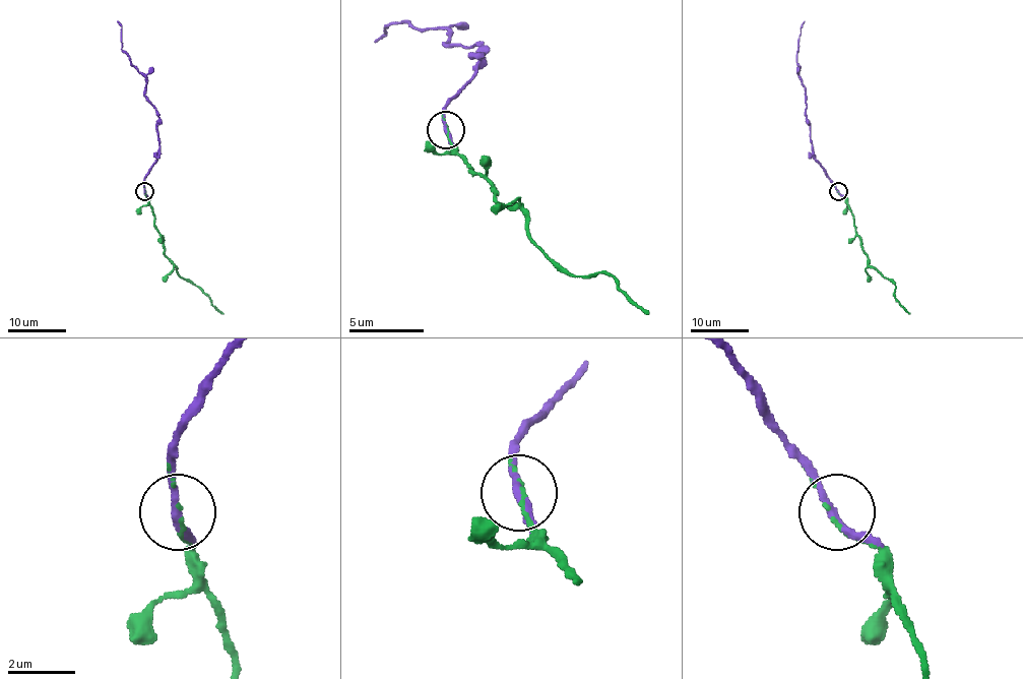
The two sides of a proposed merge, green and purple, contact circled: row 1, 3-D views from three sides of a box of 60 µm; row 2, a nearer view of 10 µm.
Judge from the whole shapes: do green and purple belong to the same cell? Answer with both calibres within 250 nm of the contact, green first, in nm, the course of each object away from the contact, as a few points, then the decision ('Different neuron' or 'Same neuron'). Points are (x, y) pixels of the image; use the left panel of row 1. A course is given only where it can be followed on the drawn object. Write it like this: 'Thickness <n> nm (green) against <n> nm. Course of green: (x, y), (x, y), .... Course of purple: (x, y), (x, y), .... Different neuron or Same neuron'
Thickness 60 nm (green) against 200 nm. Course of green: (145, 192), (153, 227), (163, 238), (164, 254), (176, 271), (196, 285), (224, 314). Course of purple: (145, 192), (143, 180), (160, 148), (158, 113), (145, 95), (146, 79), (123, 51), (122, 27), (118, 21). Same neuron

